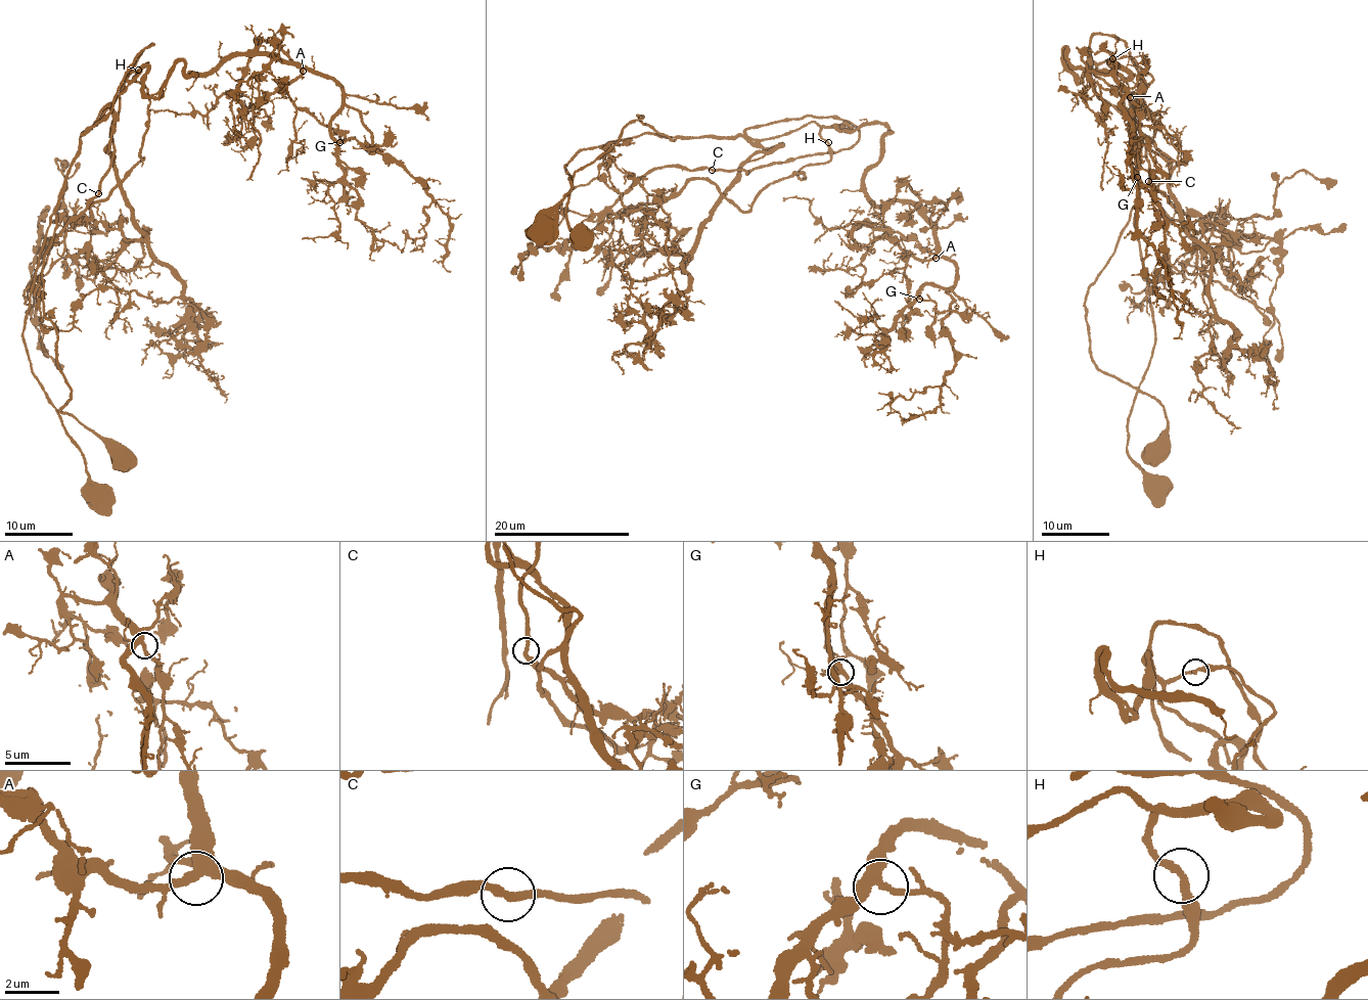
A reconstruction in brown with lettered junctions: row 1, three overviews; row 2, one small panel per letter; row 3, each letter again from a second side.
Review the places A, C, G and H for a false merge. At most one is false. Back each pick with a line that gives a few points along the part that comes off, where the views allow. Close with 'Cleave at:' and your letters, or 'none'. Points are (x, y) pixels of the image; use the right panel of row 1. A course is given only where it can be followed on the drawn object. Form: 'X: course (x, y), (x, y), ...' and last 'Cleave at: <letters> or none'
C: course (1148, 182), (1144, 77), (1095, 33), (1093, 88), (1136, 101), (1214, 311), (1279, 407)
Cleave at: C

